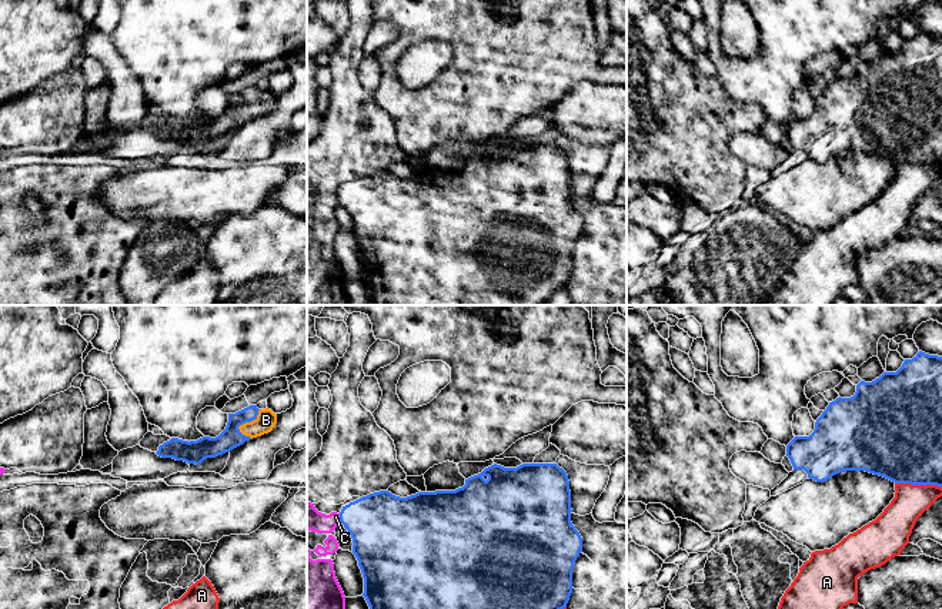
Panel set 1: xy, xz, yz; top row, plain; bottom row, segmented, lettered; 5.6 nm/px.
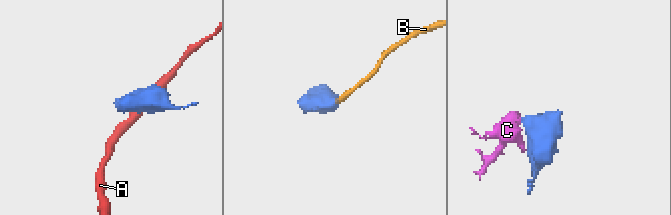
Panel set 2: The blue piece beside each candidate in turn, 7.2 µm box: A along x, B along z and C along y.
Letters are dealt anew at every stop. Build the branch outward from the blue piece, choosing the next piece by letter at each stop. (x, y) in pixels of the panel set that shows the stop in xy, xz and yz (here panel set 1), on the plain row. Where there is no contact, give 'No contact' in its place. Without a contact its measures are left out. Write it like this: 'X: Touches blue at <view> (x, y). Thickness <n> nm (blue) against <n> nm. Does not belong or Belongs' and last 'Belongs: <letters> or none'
A: Touches blue at yz (918, 164). Thickness 440 nm (blue) against 200 nm. Does not belong
B: Touches blue at xy (246, 101). Thickness 120 nm (blue) against 110 nm. Belongs
C: Touches blue at xz (340, 198). Thickness 380 nm (blue) against 140 nm. Does not belong
Belongs: B

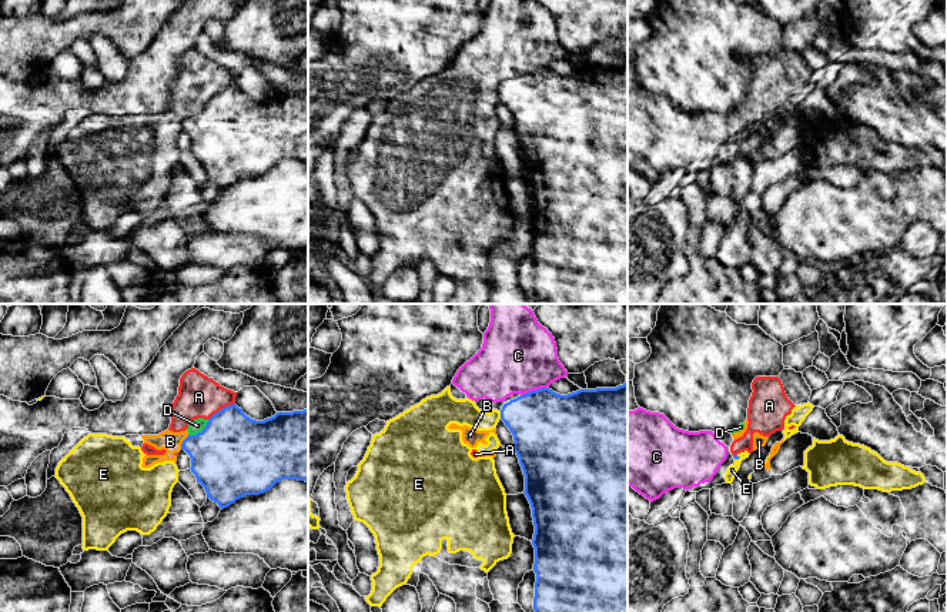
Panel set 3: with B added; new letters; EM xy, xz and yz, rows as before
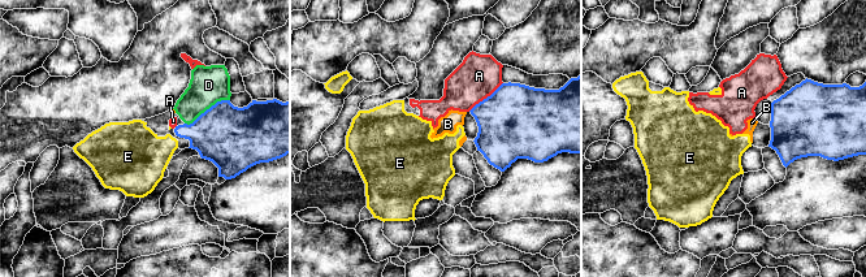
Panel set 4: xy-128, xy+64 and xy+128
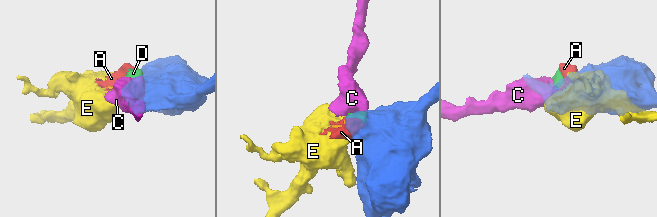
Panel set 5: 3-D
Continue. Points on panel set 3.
A: Touches blue at xy (223, 89). Thickness 420 nm (blue) against 240 nm. Does not belong
B: Touches blue at xy (183, 123). Thickness 380 nm (blue) against 120 nm. Does not belong
C: Touches blue at xz (535, 70). Thickness 440 nm (blue) against 420 nm. Does not belong
D: Touches blue at xy (201, 111). Thickness 460 nm (blue) against 80 nm. Does not belong
E: Touches blue at xz (501, 96). Thickness 380 nm (blue) against 140 nm. Does not belong
Belongs: none

